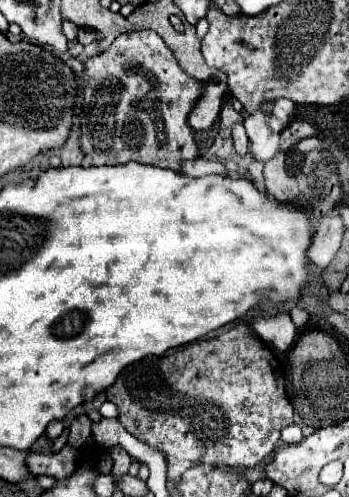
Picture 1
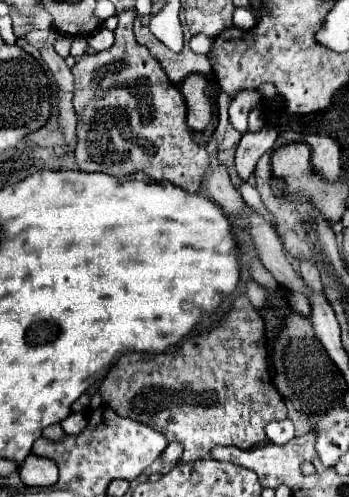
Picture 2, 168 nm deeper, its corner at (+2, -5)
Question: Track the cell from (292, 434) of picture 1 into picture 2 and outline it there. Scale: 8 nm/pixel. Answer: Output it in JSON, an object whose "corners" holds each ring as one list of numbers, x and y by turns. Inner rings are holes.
{"corners":[[290,419,284,421,272,421,266,425,266,437,270,443,284,445,294,437,294,425]]}

